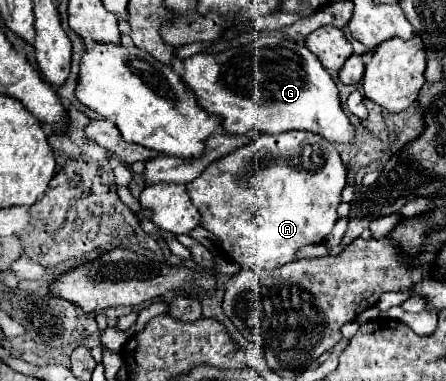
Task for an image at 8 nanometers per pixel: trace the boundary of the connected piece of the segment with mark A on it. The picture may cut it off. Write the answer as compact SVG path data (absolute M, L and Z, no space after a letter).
M293 130L293 132L283 132L283 134L261 134L255 142L251 142L247 146L241 146L235 152L231 152L231 154L219 158L217 162L209 164L199 178L195 178L193 182L187 184L187 194L189 194L191 202L201 212L203 228L213 232L221 240L221 246L231 260L235 260L241 268L247 268L247 270L275 270L275 268L281 268L287 262L293 262L297 258L299 248L309 246L309 244L321 244L327 238L327 234L333 230L333 226L337 222L337 206L341 204L341 192L343 192L345 184L347 184L347 170L343 166L343 160L339 156L337 148L319 134Z

